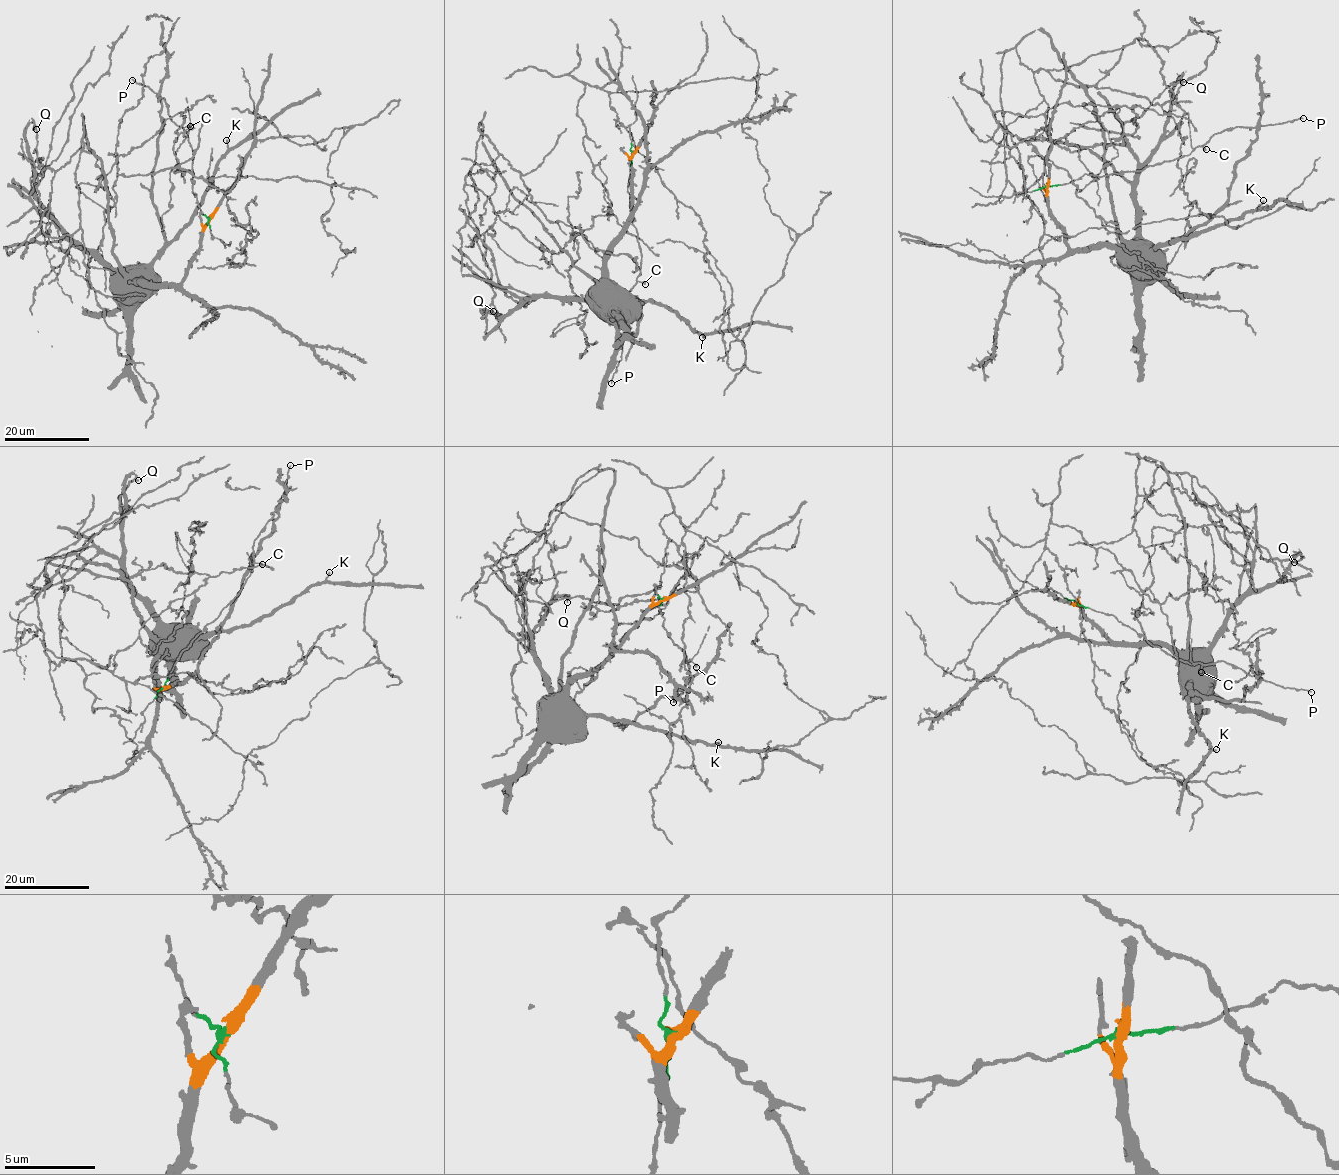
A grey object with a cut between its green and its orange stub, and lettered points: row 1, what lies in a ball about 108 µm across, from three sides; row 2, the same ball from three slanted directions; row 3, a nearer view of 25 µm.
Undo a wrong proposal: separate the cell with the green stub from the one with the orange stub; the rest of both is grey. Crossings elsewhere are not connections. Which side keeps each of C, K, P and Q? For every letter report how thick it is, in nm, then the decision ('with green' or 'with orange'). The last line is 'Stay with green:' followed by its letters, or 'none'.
C: 420 nm thick; with green
K: 300 nm thick; with orange
P: 160 nm thick; with green
Q: 200 nm thick; with orange
Stay with green: C, P

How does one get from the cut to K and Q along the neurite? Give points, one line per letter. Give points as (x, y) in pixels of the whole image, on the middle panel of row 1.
K: (632, 153), (633, 206), (610, 249), (607, 280), (631, 298), (675, 313), (702, 337)
Q: (632, 153), (633, 209), (596, 288), (582, 298), (542, 294), (502, 317), (486, 307), (482, 310), (493, 311)

